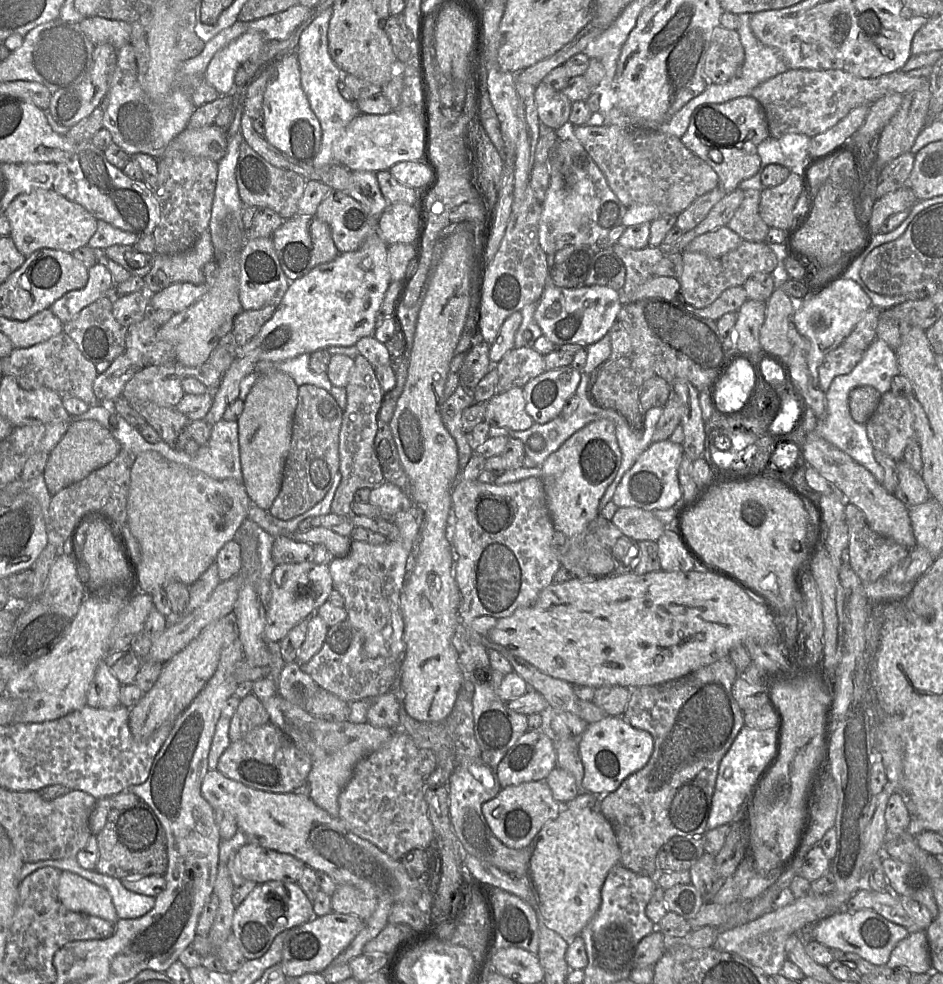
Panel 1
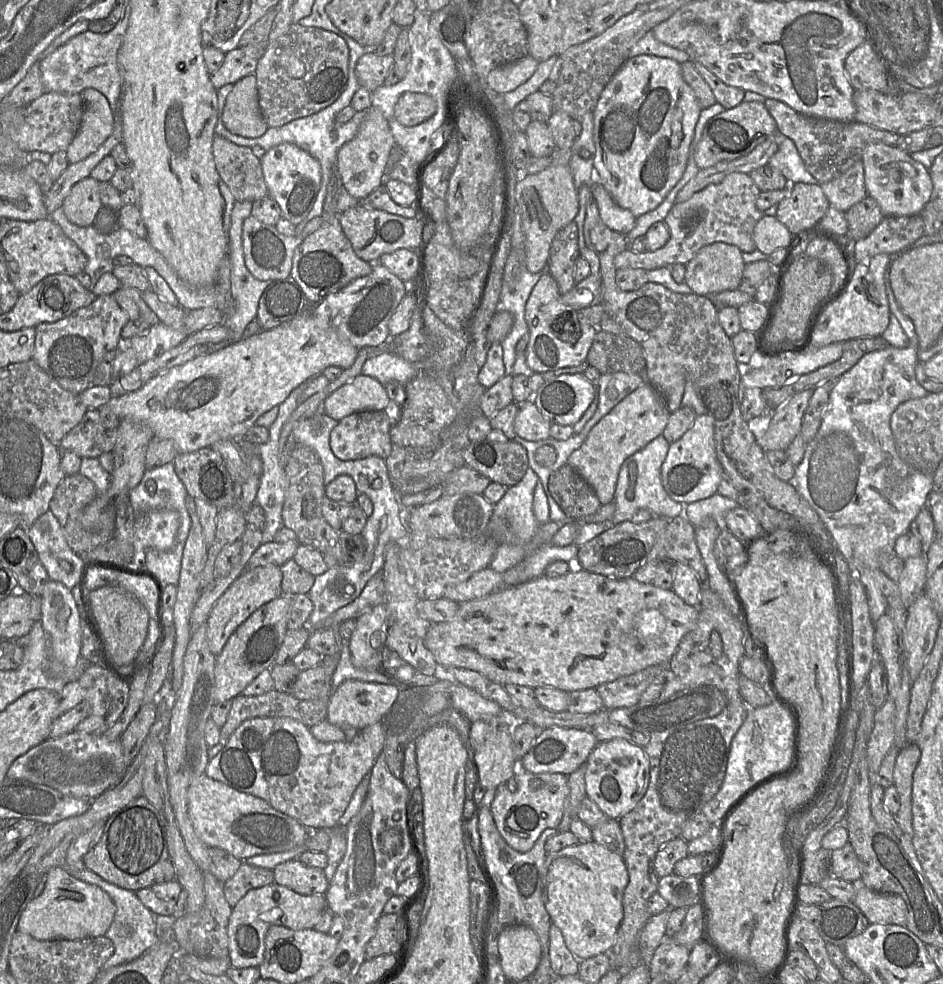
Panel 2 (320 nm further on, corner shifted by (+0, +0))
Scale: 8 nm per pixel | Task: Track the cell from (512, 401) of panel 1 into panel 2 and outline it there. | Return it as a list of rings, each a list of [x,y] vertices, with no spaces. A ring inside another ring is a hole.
[[[532,400],[519,406],[519,412],[514,421],[514,430],[520,438],[537,442],[550,437],[550,427],[553,423],[545,418]]]

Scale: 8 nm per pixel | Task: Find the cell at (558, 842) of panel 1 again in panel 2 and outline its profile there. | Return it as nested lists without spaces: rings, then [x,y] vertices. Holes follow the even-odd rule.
[[[579,842],[558,852],[547,853],[543,865],[542,900],[551,922],[556,925],[569,951],[578,959],[610,953],[623,919],[622,898],[629,876],[622,856],[596,843]]]

